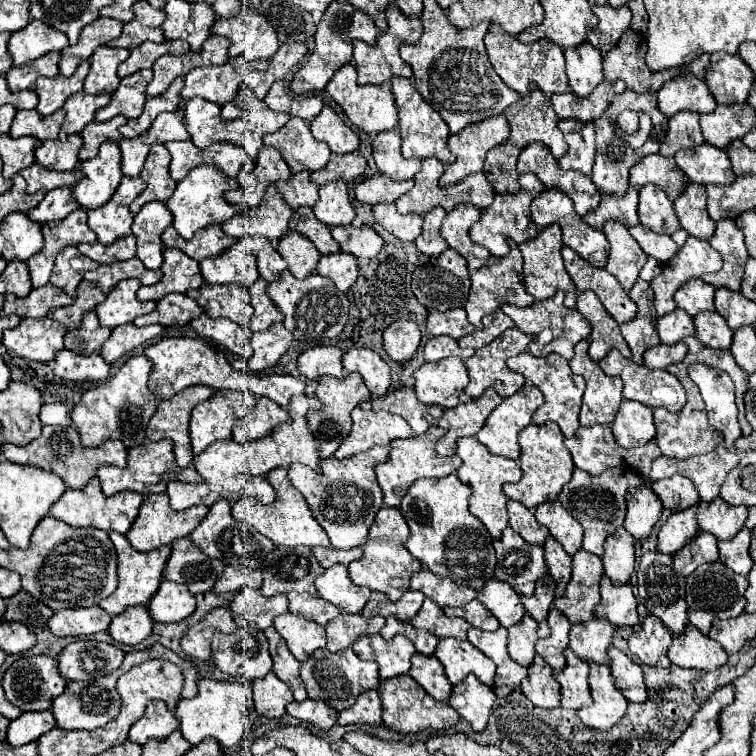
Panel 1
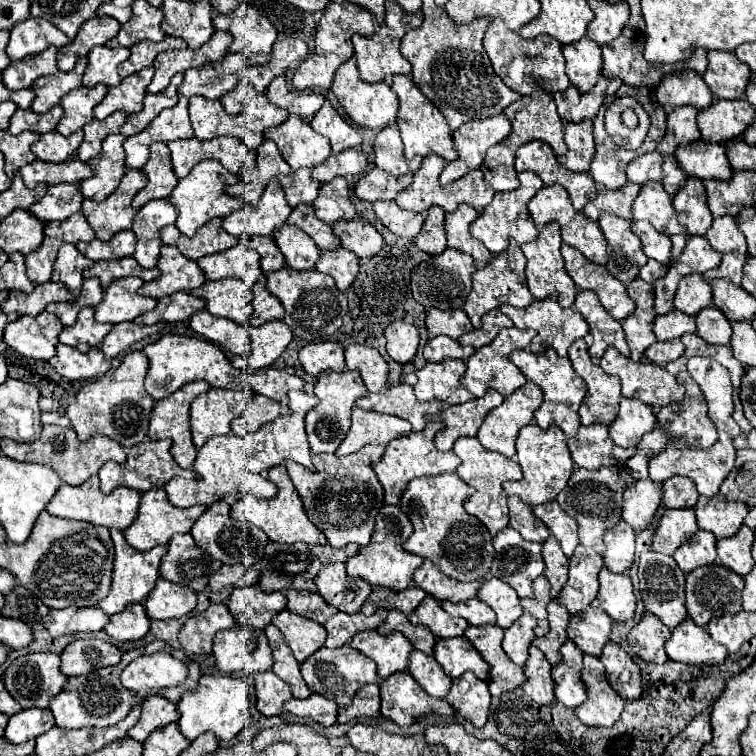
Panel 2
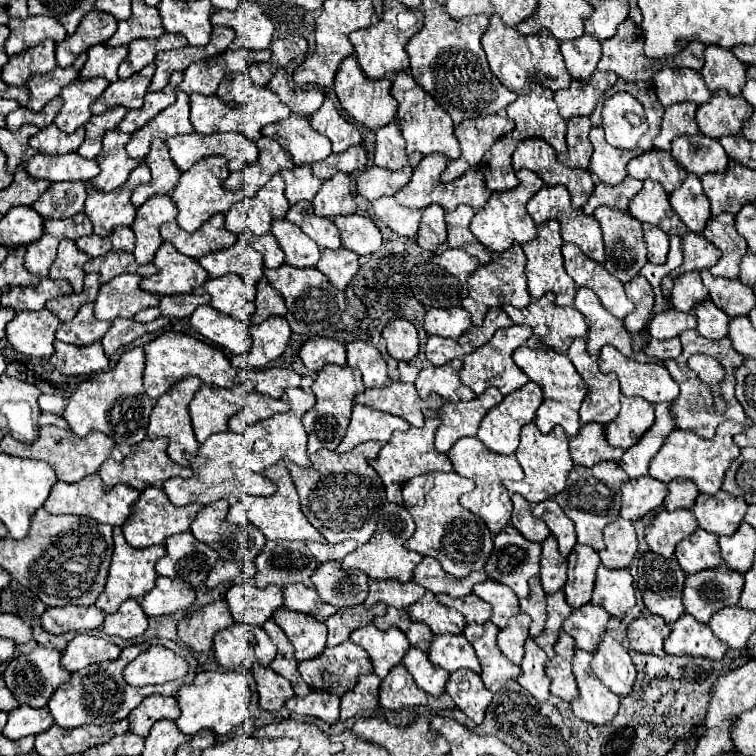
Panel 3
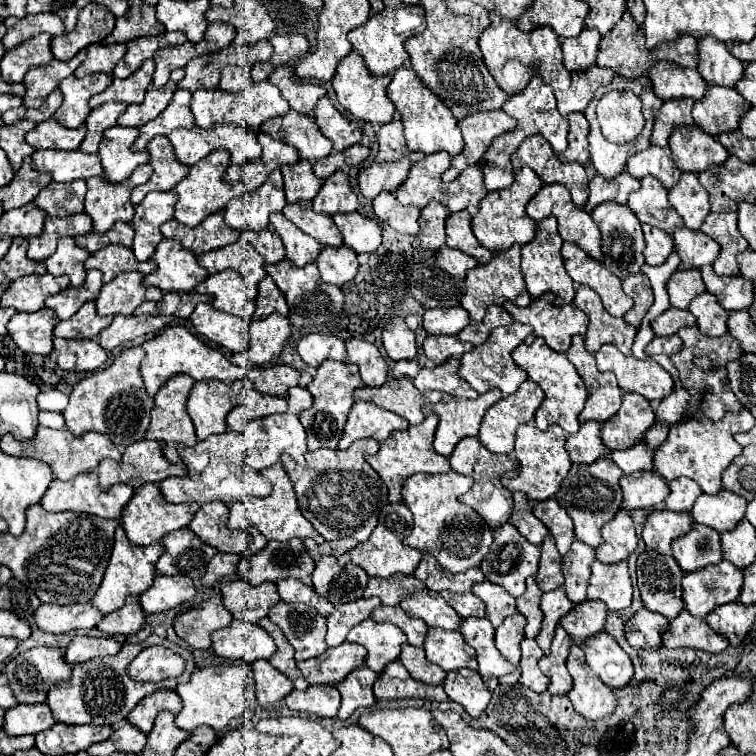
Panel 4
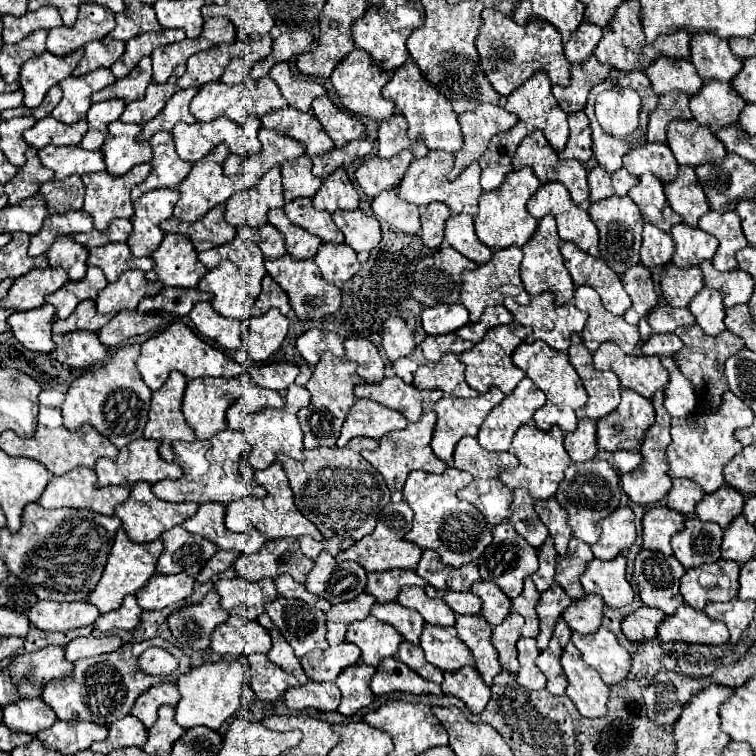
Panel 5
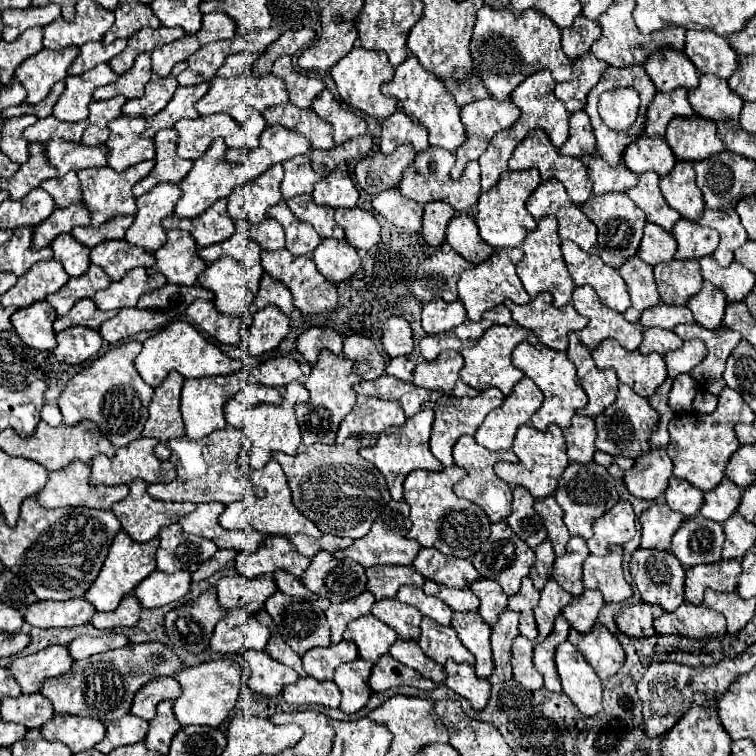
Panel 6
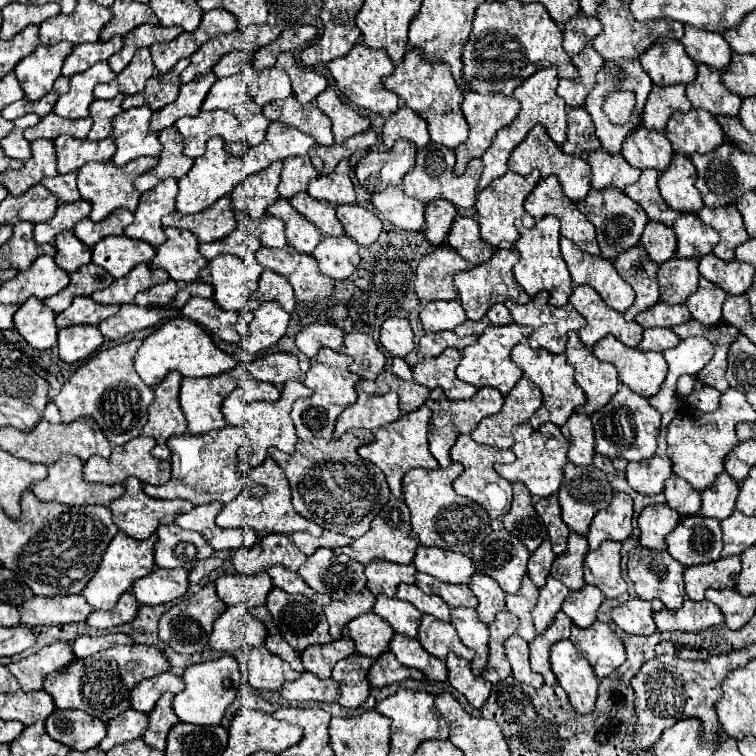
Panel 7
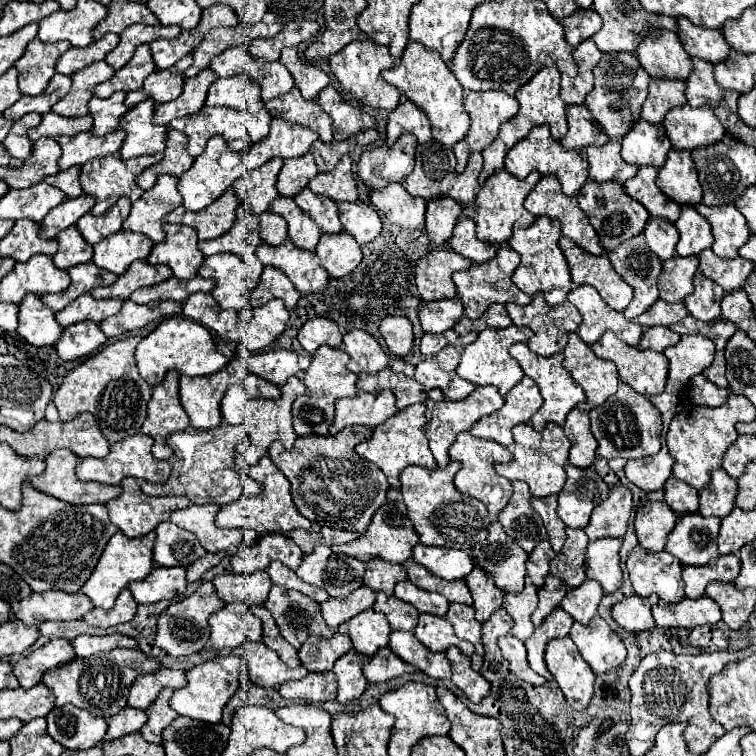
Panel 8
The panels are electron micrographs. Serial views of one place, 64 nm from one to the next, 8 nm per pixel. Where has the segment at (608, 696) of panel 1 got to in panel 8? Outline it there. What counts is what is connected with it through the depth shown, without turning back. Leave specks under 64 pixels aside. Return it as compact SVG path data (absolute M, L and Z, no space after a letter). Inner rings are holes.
M568 636L550 640L546 644L544 662L570 706L590 704L596 676L592 668L588 668L588 662L584 662L576 652L576 646Z

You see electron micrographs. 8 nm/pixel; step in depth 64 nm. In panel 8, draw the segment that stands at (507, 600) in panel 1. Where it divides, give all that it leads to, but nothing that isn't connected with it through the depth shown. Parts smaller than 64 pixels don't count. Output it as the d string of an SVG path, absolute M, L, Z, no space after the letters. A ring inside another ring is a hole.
M474 568L464 578L464 582L470 588L472 598L474 598L472 606L476 610L476 620L486 622L490 618L490 614L502 606L504 592L500 592L500 588L496 588L492 576L488 576L482 568Z

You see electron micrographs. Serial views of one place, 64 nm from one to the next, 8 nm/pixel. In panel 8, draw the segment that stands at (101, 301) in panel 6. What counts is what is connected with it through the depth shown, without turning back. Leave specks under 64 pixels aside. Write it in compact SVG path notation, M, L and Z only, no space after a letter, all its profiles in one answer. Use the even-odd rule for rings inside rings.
M138 260L136 264L132 264L132 268L128 268L128 272L120 274L118 280L112 286L104 286L104 288L94 288L92 296L94 298L128 298L134 290L144 288L144 286L154 286L166 278L172 276L172 270L168 266L152 266L146 260Z

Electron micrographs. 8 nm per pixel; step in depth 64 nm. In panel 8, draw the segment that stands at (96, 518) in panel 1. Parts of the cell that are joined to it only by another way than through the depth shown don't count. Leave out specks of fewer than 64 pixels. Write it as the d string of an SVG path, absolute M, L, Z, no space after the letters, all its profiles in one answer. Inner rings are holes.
M64 448L54 450L46 458L46 470L40 476L30 476L28 482L34 488L38 488L38 490L42 490L42 492L46 492L46 494L50 494L54 498L60 498L60 500L64 500L68 504L106 504L108 500L112 500L112 498L122 494L120 486L104 486L104 484L98 484L98 482L82 482L82 480L78 480L76 474L74 474L76 462L78 462L78 456L74 452L64 450Z

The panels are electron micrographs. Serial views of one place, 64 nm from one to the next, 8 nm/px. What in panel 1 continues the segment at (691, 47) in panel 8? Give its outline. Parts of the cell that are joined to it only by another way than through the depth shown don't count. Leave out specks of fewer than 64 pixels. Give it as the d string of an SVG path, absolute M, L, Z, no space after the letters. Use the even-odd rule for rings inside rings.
M716 52L716 56L710 56L704 82L718 104L740 104L748 98L754 72L738 56Z

